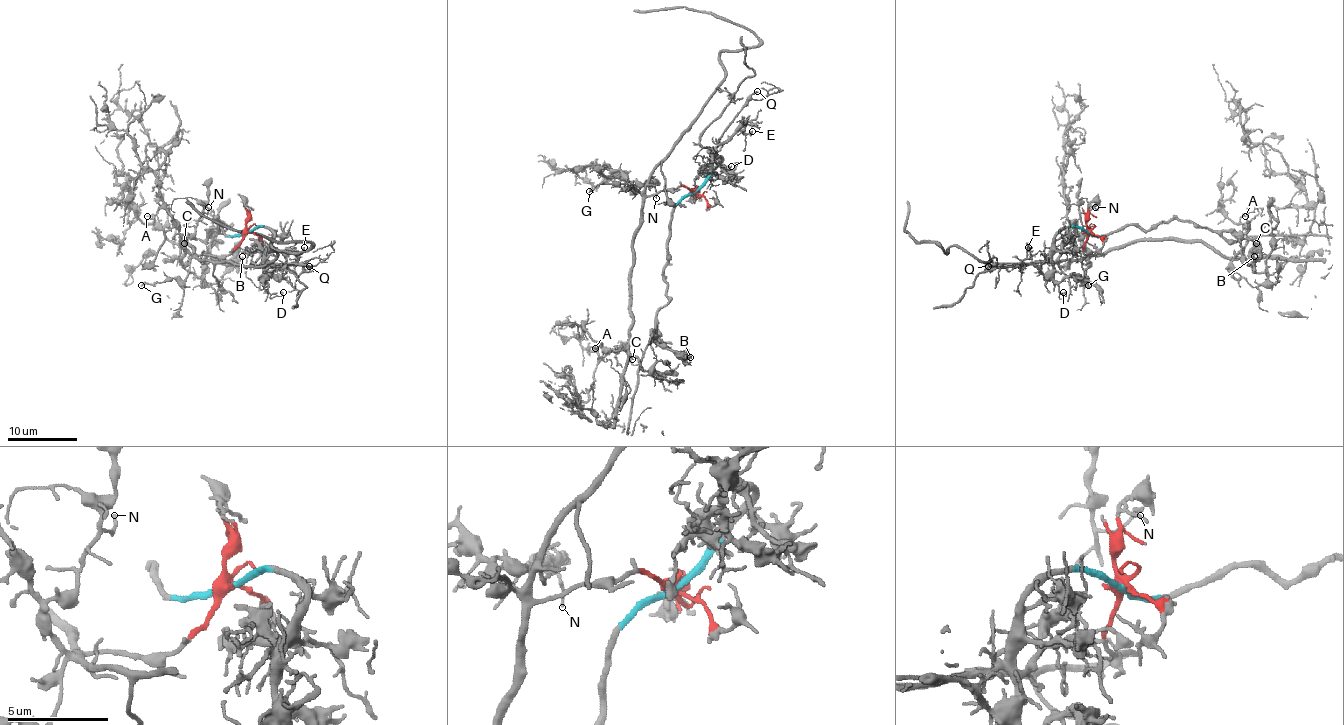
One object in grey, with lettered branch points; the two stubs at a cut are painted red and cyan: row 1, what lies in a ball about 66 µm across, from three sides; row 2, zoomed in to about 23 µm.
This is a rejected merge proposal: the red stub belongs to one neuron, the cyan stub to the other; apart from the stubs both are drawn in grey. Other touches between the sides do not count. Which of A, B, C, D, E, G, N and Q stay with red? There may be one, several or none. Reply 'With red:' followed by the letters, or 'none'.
With red: A, C, G, N

